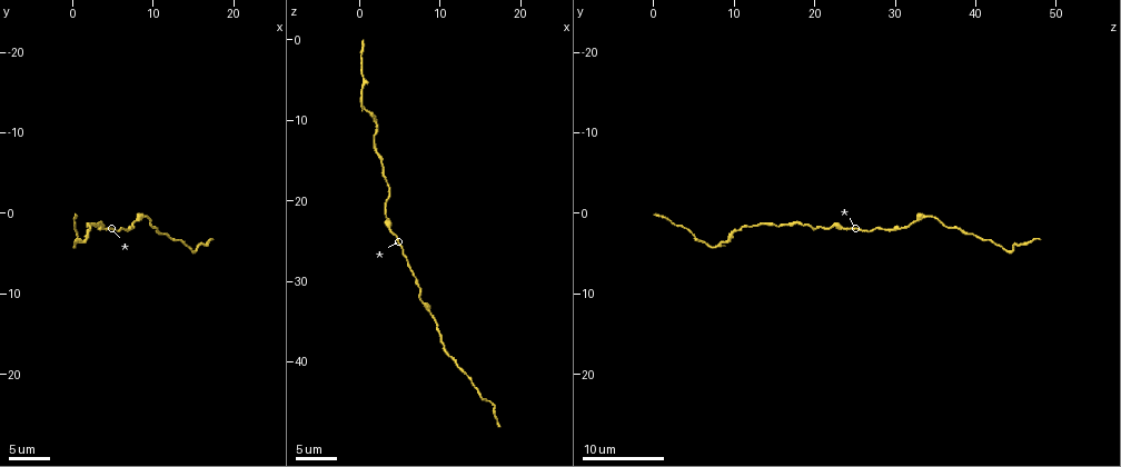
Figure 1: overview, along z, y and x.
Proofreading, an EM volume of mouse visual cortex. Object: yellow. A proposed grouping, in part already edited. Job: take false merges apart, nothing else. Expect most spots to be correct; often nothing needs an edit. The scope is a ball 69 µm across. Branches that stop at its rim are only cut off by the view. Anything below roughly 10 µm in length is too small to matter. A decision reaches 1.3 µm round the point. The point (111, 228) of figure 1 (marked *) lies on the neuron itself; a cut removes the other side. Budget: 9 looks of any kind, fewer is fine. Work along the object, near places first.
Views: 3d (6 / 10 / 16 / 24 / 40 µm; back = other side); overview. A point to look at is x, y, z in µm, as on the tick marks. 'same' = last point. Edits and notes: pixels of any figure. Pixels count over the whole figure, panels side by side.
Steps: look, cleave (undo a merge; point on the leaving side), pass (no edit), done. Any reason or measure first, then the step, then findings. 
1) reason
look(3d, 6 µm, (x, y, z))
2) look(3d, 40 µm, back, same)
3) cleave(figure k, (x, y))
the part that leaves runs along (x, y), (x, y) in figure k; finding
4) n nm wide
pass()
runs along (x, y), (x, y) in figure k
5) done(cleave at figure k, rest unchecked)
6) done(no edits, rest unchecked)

thick turns thin
look(3d, 6 µm, (6.5, 2.0, 29.0))

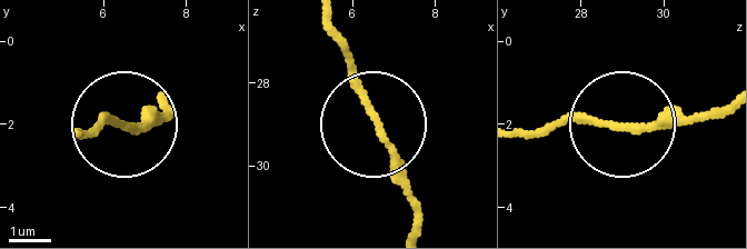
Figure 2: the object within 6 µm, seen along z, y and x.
look(3d, 6 µm, back, (6.55, 2.05, 29.00))

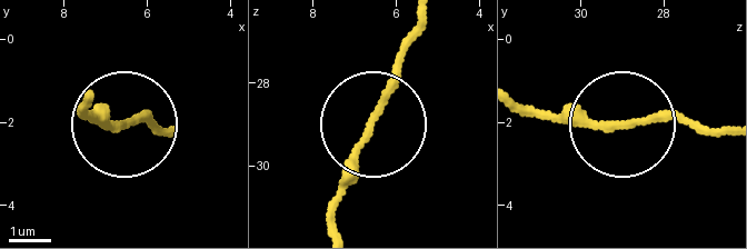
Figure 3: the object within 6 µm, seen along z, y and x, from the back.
pass()
runs along (720, 129), (678, 119), (615, 129), (523, 119) in figure 3; all the same neuron

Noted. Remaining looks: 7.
calibre changes
look(3d, 6 µm, (4.0, 2.0, 24.0))

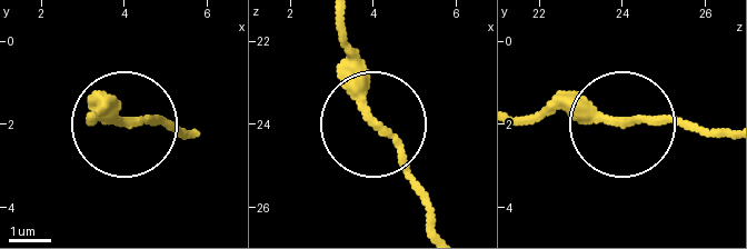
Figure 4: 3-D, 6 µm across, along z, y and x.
pass()
runs along (160, 120), (96, 120) in figure 4; continuous, no second neuron

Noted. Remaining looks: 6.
thick turns thin
look(3d, 10 µm, (9.0, 0.5, 34.0))

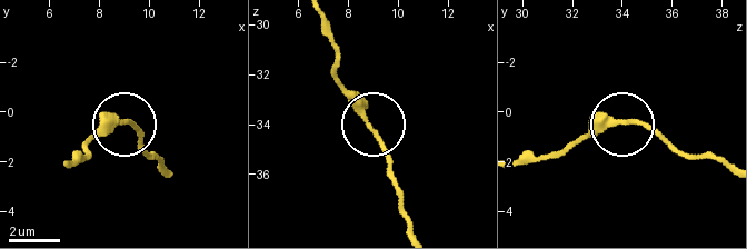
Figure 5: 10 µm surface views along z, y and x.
zoom in
look(3d, 6 µm, (8.8, 0.4, 34.1))

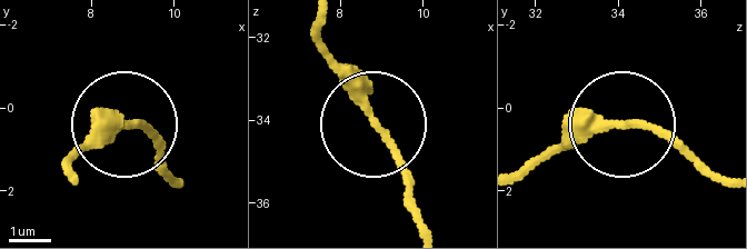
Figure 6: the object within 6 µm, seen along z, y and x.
pass()
runs along (525, 172), (598, 127), (641, 123), (684, 145), (723, 183) in figure 6; one neuron here

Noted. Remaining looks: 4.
calibre changes
look(3d, 16 µm, (2.0, 2.0, 11.0))

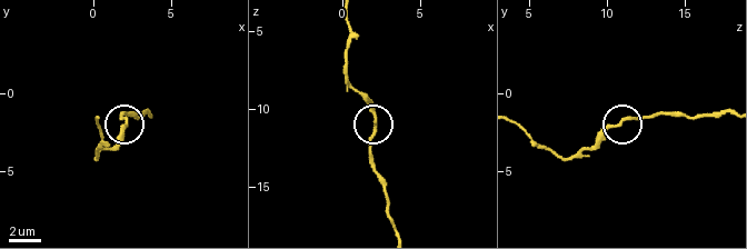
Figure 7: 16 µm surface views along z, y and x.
other side
look(3d, 16 µm, back, (2.0, 2.0, 10.8))

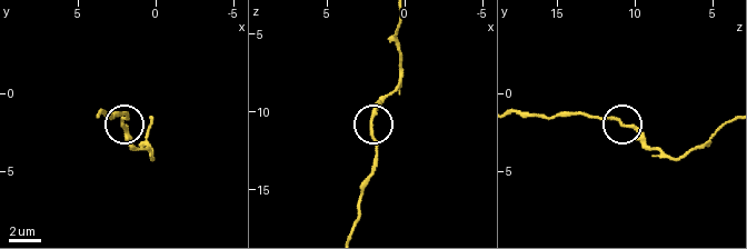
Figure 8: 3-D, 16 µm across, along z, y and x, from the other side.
pass()
one neuron here

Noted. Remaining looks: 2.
done(no edits, rest unchecked)

